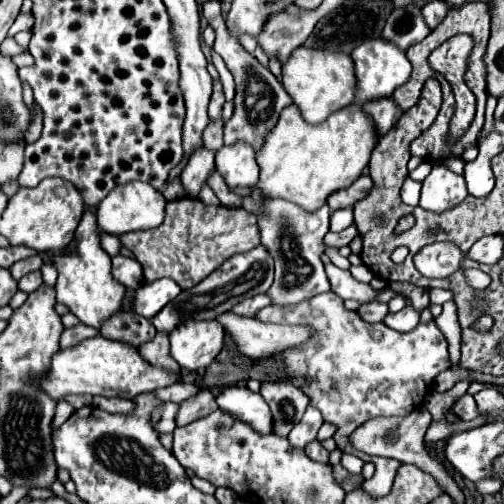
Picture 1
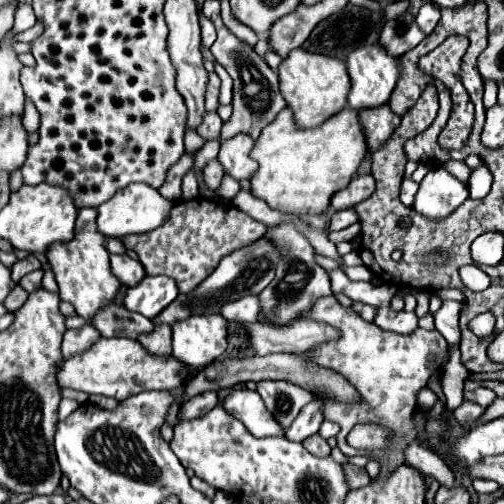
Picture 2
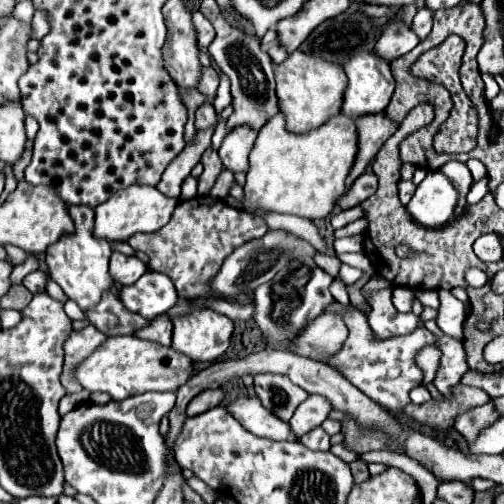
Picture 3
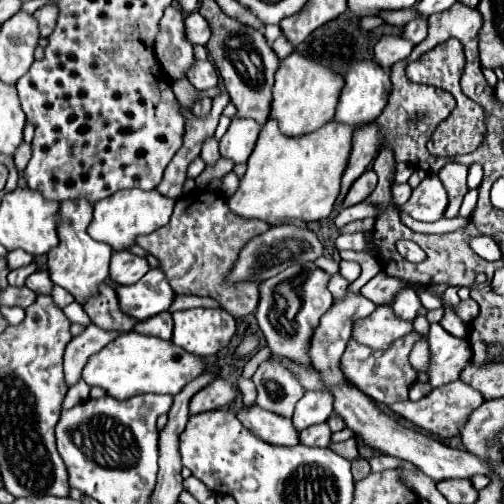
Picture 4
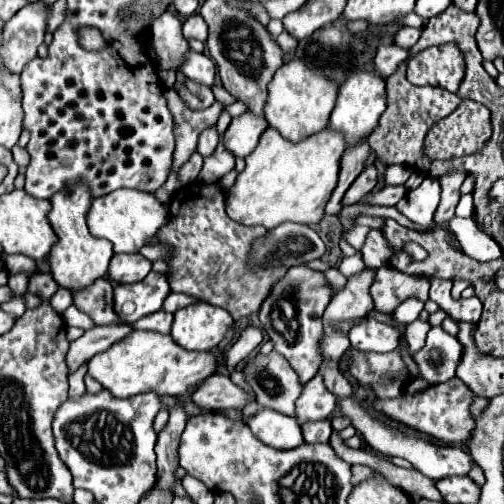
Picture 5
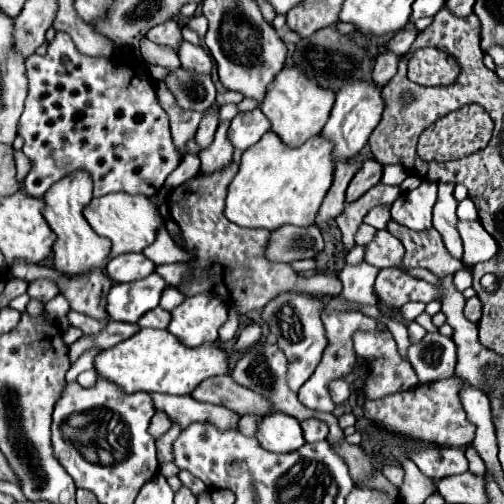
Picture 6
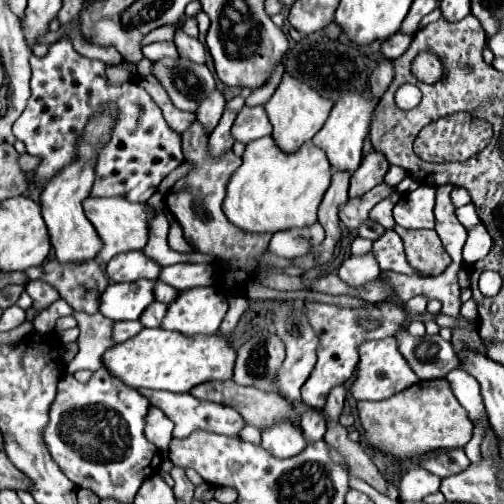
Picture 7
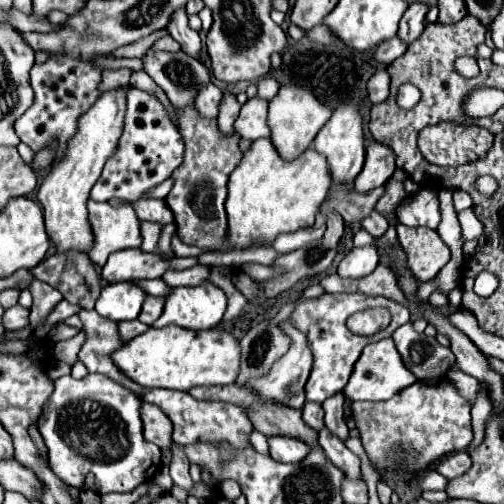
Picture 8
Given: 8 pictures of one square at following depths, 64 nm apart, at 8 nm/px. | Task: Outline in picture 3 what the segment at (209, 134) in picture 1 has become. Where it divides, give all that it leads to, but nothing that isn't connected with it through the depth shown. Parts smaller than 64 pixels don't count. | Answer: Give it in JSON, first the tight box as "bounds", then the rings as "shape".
{"bounds":[196,104,218,130],"shape":[[[202,104],[198,110],[196,110],[196,130],[208,130],[208,128],[216,128],[218,126],[218,114],[214,110],[214,106],[210,104]]]}

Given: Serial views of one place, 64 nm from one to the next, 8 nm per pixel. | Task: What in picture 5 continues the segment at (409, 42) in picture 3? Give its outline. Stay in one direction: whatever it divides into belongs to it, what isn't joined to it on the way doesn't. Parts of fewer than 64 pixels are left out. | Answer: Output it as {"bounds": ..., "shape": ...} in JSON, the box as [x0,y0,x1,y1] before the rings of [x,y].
{"bounds":[374,44,410,78],"shape":[[[382,44],[376,50],[374,66],[384,78],[388,78],[398,68],[398,64],[408,60],[408,58],[410,58],[410,50],[408,48],[400,48],[396,44]]]}

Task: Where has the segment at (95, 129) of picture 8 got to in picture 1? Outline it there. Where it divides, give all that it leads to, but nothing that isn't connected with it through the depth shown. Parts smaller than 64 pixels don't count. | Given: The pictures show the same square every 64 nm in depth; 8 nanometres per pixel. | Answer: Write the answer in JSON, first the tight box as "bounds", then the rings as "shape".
{"bounds":[54,210,126,330],"shape":[[[86,210],[82,216],[82,222],[76,230],[76,236],[72,240],[76,244],[76,256],[56,256],[54,266],[58,270],[58,280],[56,280],[56,300],[86,326],[92,326],[100,330],[102,322],[114,316],[116,312],[122,310],[126,288],[122,284],[116,284],[110,274],[110,256],[102,250],[100,238],[98,238],[98,224],[96,216]]]}

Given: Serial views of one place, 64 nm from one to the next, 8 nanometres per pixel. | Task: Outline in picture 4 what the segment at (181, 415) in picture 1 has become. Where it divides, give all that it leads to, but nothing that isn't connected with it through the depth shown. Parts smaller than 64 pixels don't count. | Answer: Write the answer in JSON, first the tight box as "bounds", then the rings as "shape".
{"bounds":[190,376,236,414],"shape":[[[218,376],[210,386],[202,388],[192,400],[190,400],[190,414],[200,414],[208,410],[218,410],[226,404],[230,404],[236,398],[236,388],[226,382],[222,376]]]}

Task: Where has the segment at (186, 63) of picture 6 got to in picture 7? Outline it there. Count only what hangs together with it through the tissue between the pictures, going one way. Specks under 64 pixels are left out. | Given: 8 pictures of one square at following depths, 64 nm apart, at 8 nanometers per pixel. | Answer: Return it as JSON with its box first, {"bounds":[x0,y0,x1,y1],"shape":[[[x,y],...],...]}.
{"bounds":[174,26,206,64],"shape":[[[180,26],[176,30],[174,42],[176,42],[176,48],[178,48],[180,58],[190,60],[190,62],[196,62],[196,64],[206,64],[206,50],[204,50],[204,46],[196,38],[186,36]]]}

